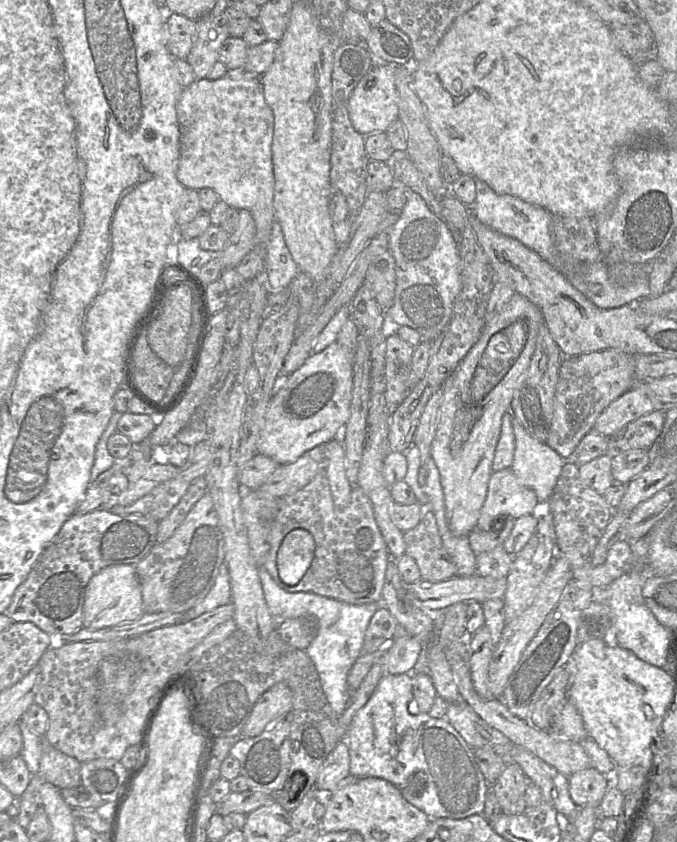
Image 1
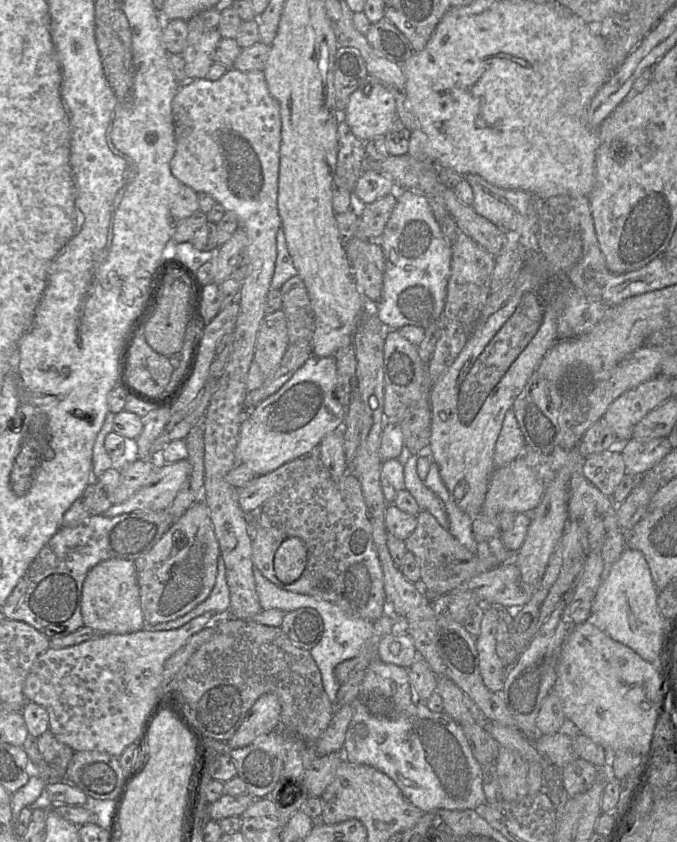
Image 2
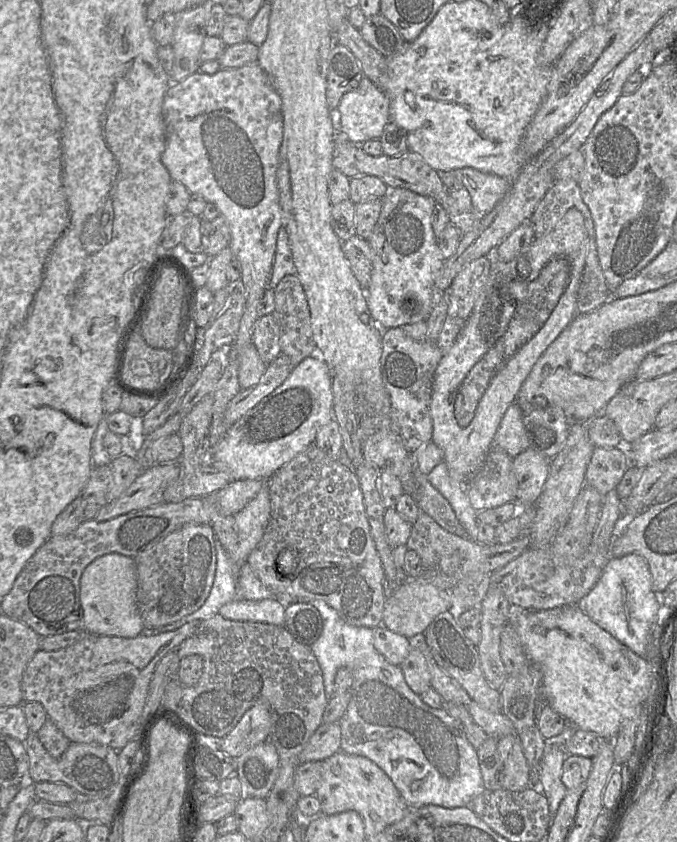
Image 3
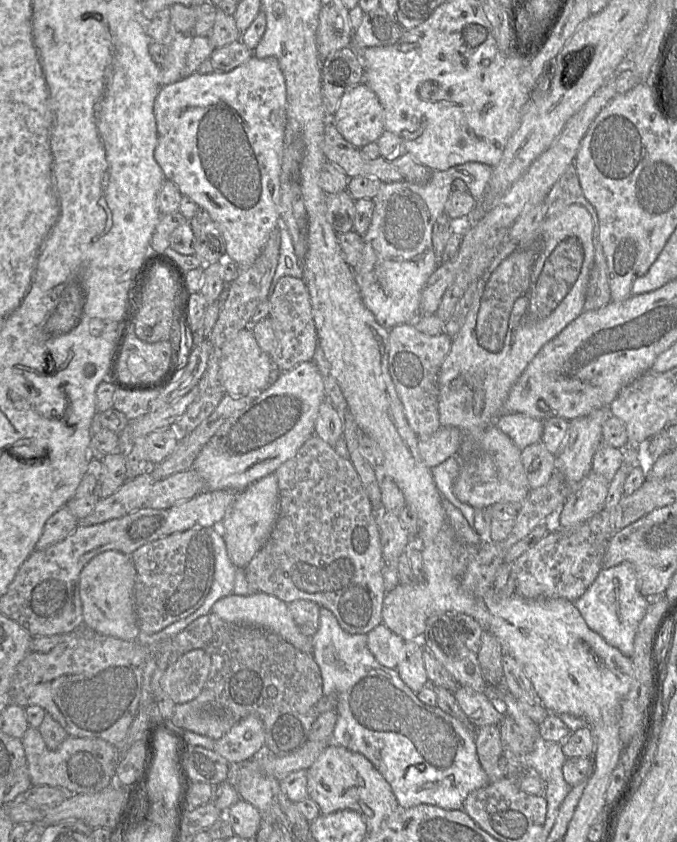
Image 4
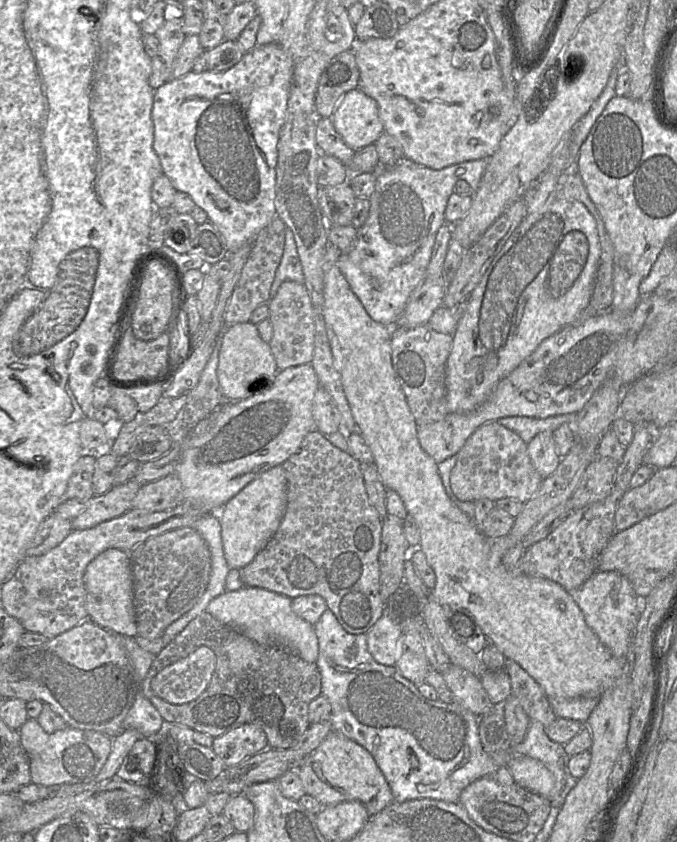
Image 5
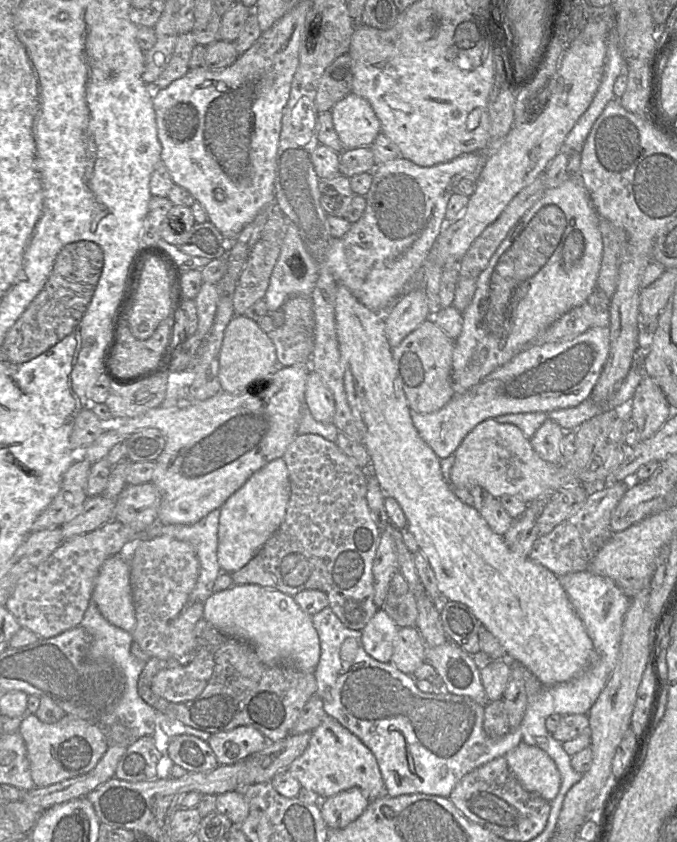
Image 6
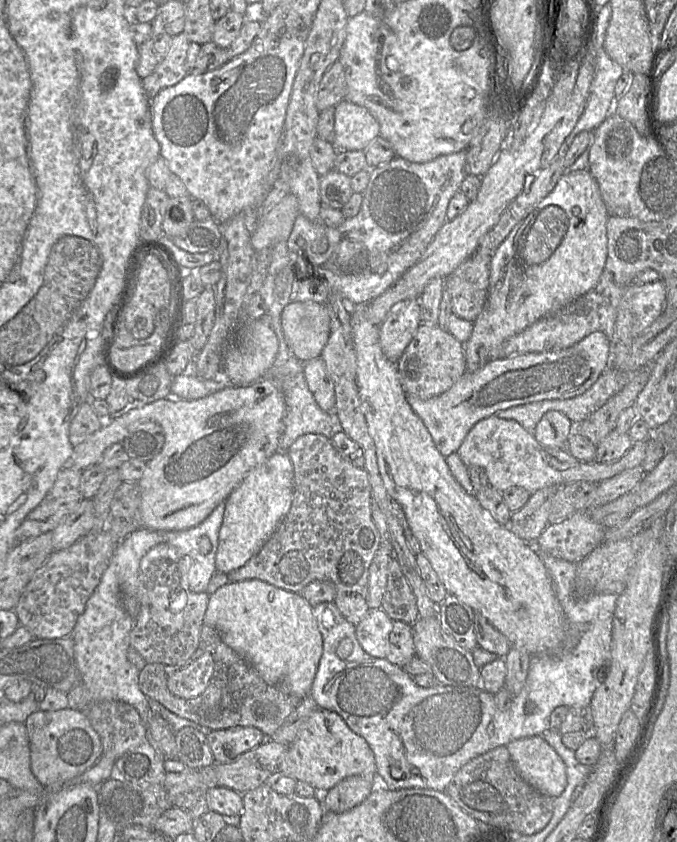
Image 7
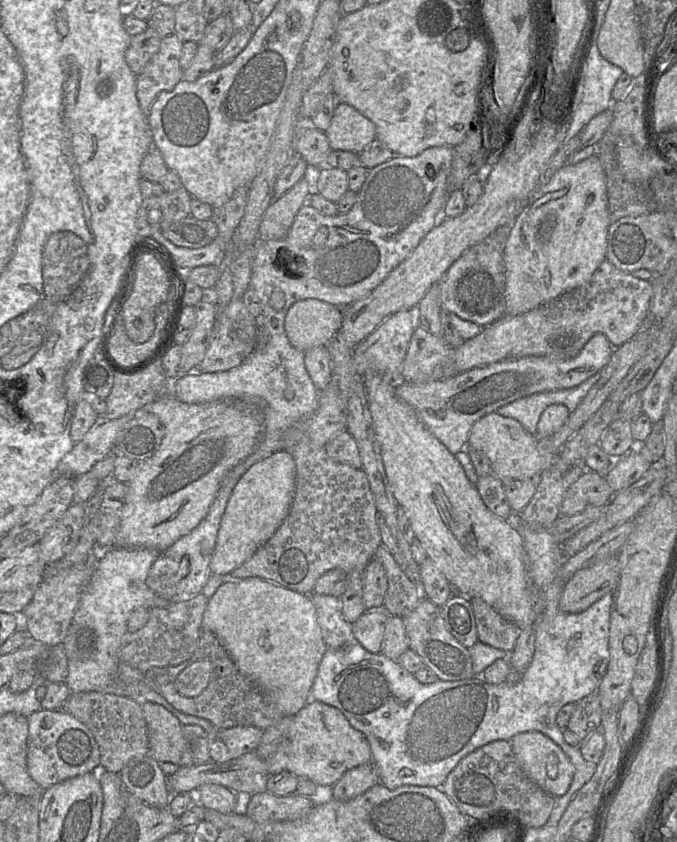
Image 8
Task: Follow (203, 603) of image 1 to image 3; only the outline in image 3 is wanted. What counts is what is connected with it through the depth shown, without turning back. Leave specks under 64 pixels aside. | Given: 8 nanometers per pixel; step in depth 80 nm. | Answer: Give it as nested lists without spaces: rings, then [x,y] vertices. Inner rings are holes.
[[[216,539],[215,542],[216,545],[216,555],[217,555],[217,567],[216,567],[216,574],[214,583],[212,586],[212,589],[210,591],[209,596],[207,597],[207,600],[205,603],[194,613],[185,616],[181,618],[180,620],[173,622],[171,624],[158,627],[158,628],[147,628],[147,629],[158,629],[158,634],[162,632],[168,632],[168,631],[174,631],[183,625],[185,625],[188,622],[195,621],[195,620],[204,620],[207,618],[210,618],[216,614],[219,614],[219,609],[226,603],[229,603],[233,601],[237,597],[237,582],[236,582],[236,576],[233,573],[233,564],[231,562],[231,559],[222,546],[222,544]]]

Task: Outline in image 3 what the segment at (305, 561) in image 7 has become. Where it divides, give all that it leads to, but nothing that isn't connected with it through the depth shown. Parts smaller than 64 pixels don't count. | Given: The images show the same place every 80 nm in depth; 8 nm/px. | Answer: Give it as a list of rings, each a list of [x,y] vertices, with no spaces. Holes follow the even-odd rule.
[[[313,443],[280,467],[268,480],[270,520],[262,539],[246,559],[255,576],[277,595],[285,607],[295,598],[322,600],[335,609],[347,624],[376,628],[382,625],[386,599],[386,577],[371,536],[363,493],[354,470],[330,459]],[[285,548],[298,553],[296,570],[289,575],[277,571],[278,554]]]

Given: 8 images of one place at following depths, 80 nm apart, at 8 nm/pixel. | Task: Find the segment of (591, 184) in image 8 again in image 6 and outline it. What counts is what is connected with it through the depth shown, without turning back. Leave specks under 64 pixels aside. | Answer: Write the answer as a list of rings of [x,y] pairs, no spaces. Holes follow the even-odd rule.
[[[581,177],[567,178],[560,186],[547,189],[543,197],[510,229],[477,277],[473,298],[461,313],[462,331],[454,340],[451,370],[454,394],[477,385],[493,370],[532,345],[563,314],[583,304],[596,287],[602,252],[599,215]]]

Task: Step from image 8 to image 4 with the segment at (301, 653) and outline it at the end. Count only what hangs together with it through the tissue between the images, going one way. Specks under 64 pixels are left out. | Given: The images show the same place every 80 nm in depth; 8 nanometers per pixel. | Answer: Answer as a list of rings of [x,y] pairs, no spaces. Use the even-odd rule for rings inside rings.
[[[254,592],[247,596],[230,594],[215,602],[211,613],[229,623],[259,626],[270,630],[298,650],[312,654],[312,637],[308,637],[300,631],[288,611],[288,604],[275,596],[263,592]]]

